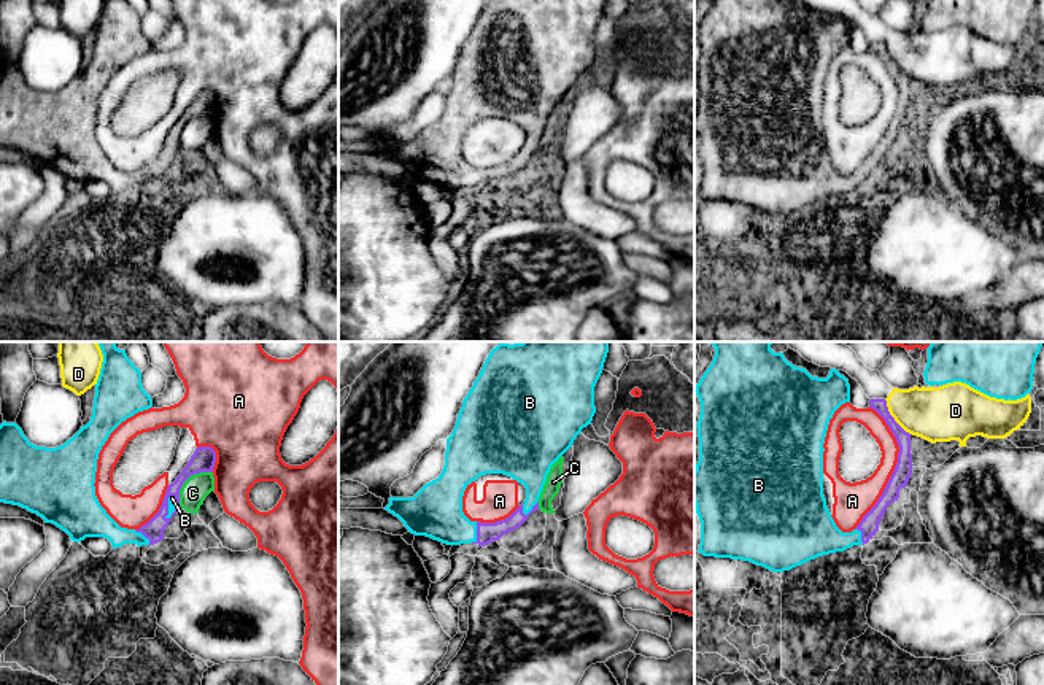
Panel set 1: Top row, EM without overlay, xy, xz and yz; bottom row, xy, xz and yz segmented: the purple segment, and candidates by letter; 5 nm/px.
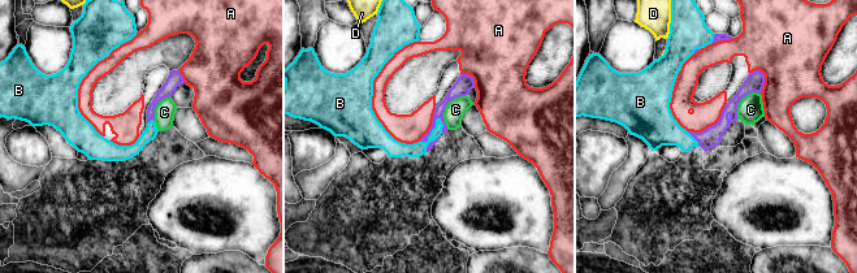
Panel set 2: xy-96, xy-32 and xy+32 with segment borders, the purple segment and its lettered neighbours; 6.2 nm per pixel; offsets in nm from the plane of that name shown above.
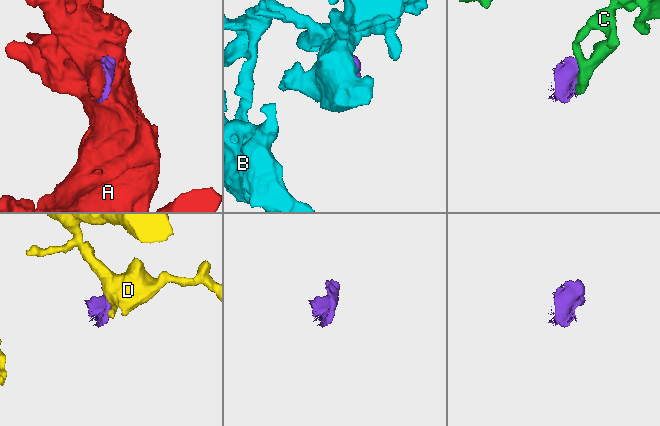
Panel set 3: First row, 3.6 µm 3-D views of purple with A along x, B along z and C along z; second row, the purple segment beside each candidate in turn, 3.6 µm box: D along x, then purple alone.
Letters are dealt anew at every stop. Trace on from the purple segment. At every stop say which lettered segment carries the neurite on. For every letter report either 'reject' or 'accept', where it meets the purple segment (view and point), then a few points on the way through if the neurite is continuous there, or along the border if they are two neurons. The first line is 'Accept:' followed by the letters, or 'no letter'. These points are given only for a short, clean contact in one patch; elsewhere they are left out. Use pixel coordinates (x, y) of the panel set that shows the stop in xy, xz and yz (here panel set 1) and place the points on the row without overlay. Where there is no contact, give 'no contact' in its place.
Accept: B
A: reject; contact yz (895, 112)
B: accept; contact xz (531, 154)
C: reject; contact xy (185, 124); border xy (212, 115), (193, 118), (183, 127), (180, 151)
D: reject; contact yz (892, 61); border yz (884, 43), (889, 58), (909, 78)

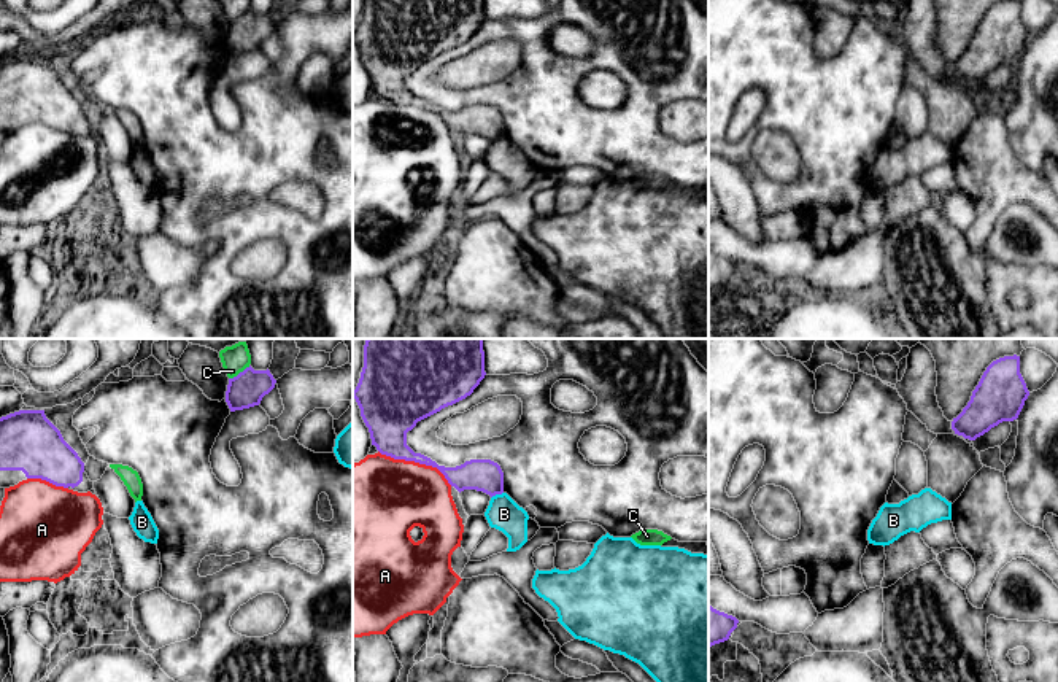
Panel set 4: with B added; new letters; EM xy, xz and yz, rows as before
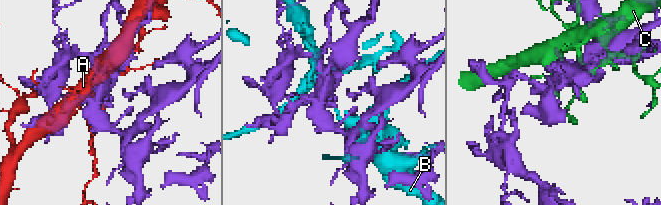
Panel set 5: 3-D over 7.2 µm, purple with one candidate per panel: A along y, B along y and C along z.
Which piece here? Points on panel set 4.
Accept: no letter
A: reject; contact xz (417, 105)
B: reject; contact xz (496, 137)
C: reject; contact xy (240, 16)

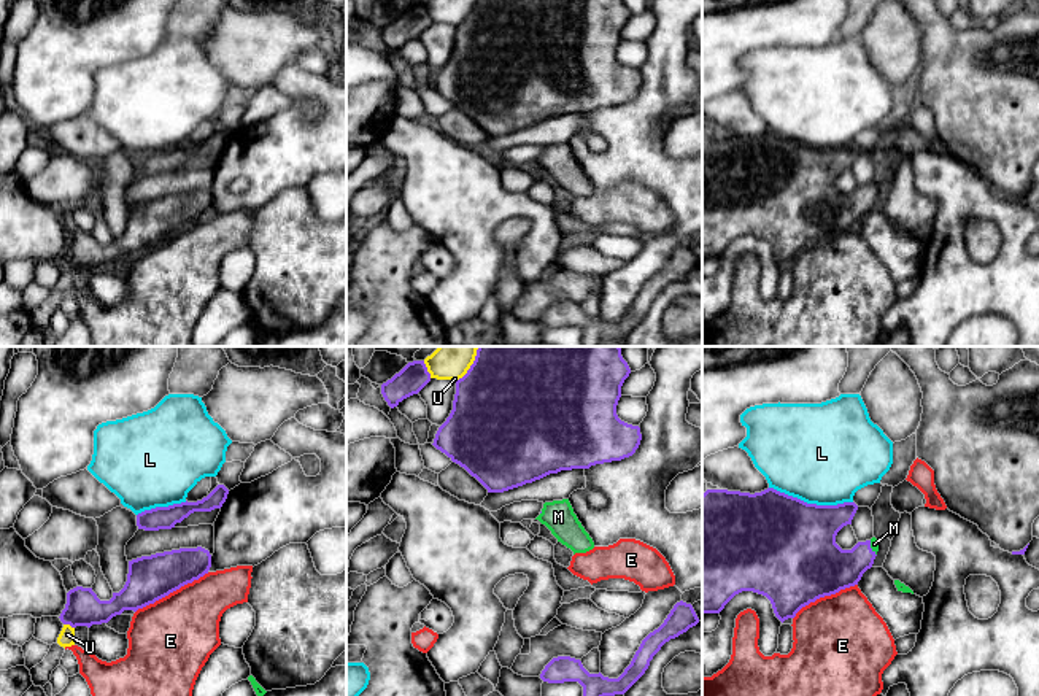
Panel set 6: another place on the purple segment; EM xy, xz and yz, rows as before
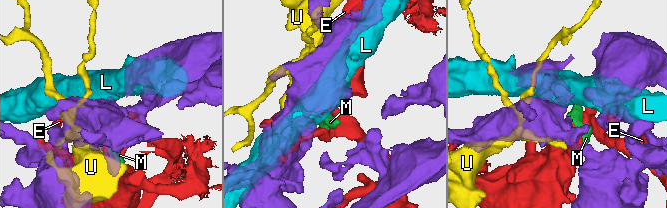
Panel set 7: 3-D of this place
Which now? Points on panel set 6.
Accept: M
E: reject; contact xy (172, 235)
L: reject; contact yz (811, 148)
M: accept; contact yz (871, 193); way yz (826, 213), (842, 213), (871, 193), (874, 188)
U: reject; contact xy (69, 267)

